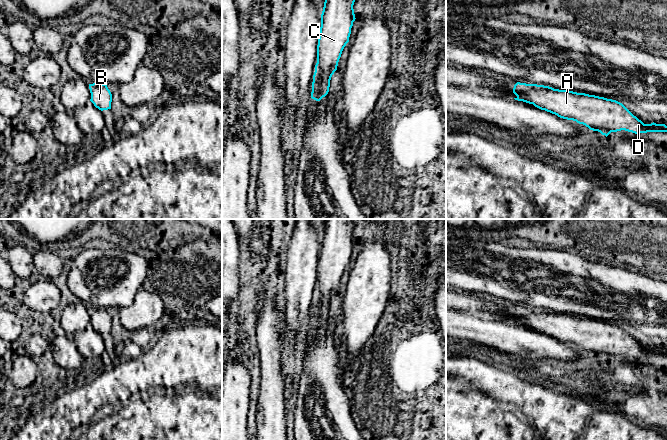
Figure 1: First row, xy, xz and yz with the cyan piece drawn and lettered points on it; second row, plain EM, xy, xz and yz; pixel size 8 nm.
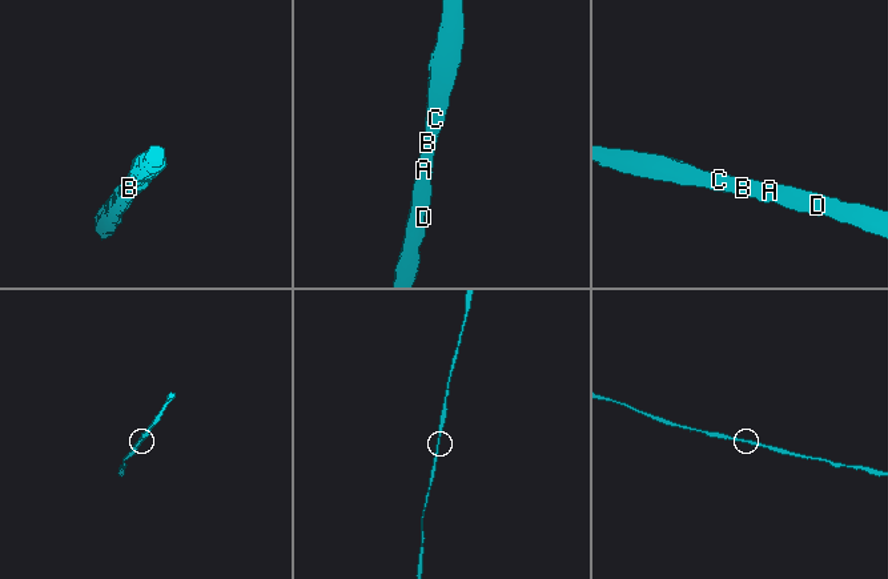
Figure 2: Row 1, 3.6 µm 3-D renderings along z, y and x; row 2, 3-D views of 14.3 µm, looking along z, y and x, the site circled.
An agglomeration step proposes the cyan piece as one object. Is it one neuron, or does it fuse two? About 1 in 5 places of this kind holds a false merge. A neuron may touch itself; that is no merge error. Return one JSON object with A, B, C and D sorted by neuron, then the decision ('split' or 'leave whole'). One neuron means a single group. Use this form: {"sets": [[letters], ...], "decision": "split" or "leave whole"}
{"sets": [["A", "B", "C", "D"]], "decision": "leave whole"}

